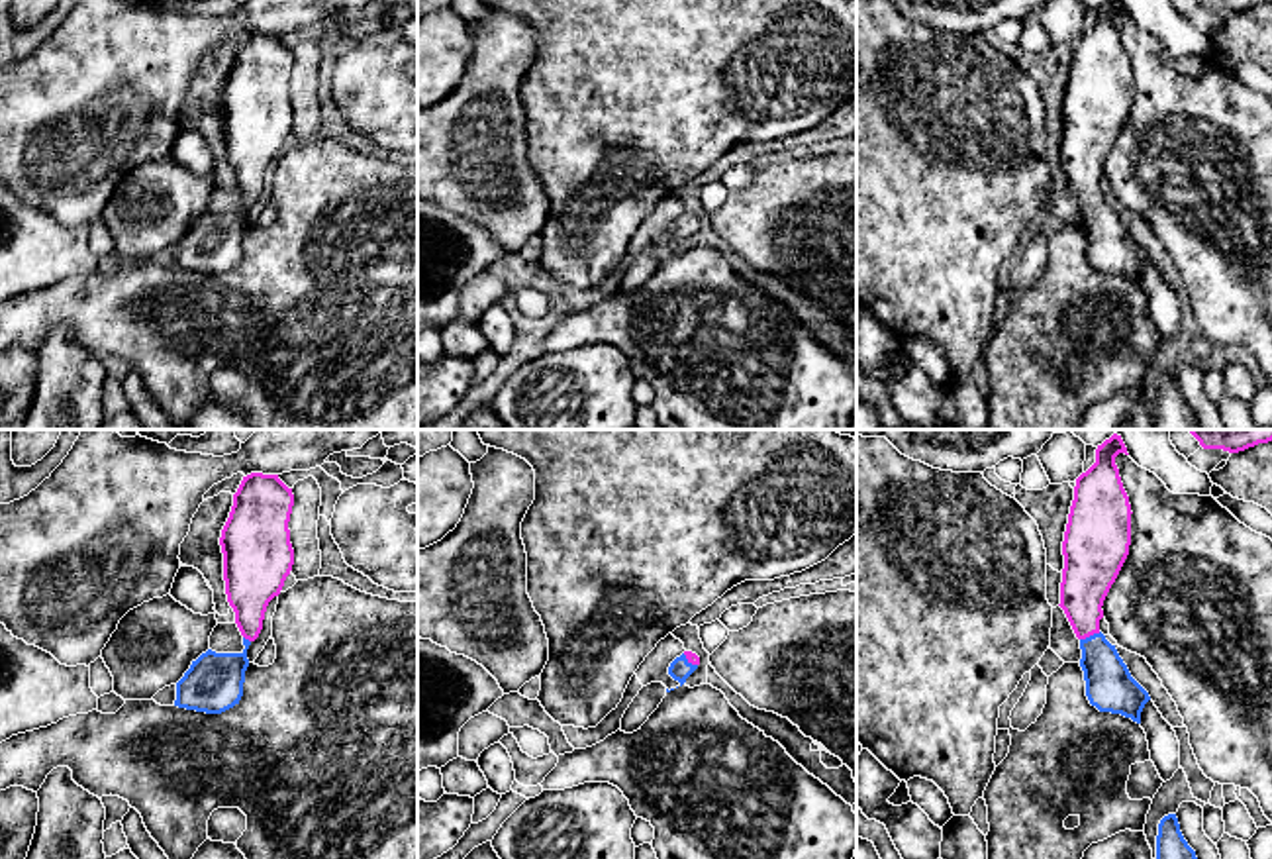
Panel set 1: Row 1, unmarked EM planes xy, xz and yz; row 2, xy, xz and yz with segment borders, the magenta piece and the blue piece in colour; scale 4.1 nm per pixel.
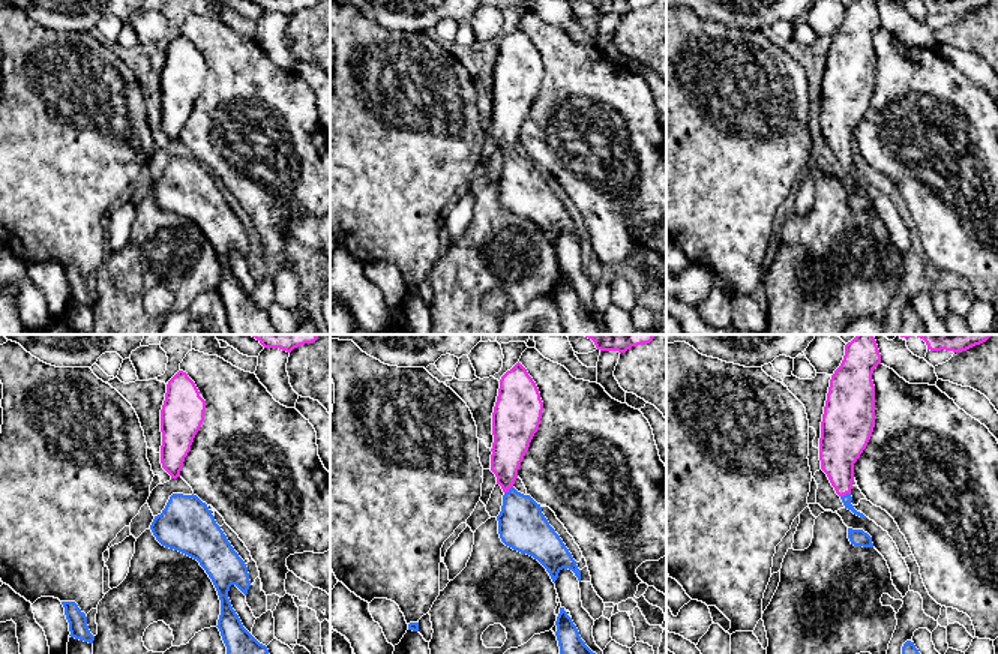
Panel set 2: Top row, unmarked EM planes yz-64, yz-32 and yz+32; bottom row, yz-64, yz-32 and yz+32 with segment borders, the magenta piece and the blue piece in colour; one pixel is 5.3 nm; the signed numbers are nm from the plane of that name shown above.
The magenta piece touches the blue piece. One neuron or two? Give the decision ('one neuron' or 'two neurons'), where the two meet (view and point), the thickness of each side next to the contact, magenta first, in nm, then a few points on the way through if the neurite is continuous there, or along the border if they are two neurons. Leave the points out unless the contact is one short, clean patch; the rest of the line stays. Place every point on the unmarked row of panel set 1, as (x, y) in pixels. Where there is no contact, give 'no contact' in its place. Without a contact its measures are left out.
one neuron; meets magenta in yz at (1090, 195); 220 nm thick on the magenta side, 200 nm on the other; runs through yz (1088, 134), (1090, 195), (1110, 248)

